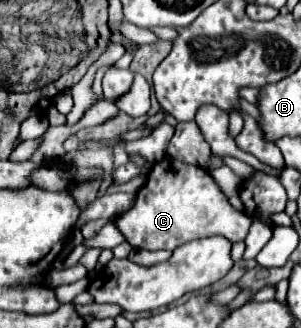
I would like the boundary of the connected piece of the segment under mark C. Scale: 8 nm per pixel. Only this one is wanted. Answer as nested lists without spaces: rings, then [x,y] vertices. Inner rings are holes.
[[[165,155],[161,163],[155,163],[145,187],[137,193],[135,205],[115,219],[117,229],[123,233],[125,241],[135,249],[177,249],[197,237],[227,237],[231,243],[243,241],[249,233],[251,219],[241,211],[233,209],[217,187],[213,177],[195,165],[185,165]],[[179,163],[179,171],[173,171],[173,165]]]

